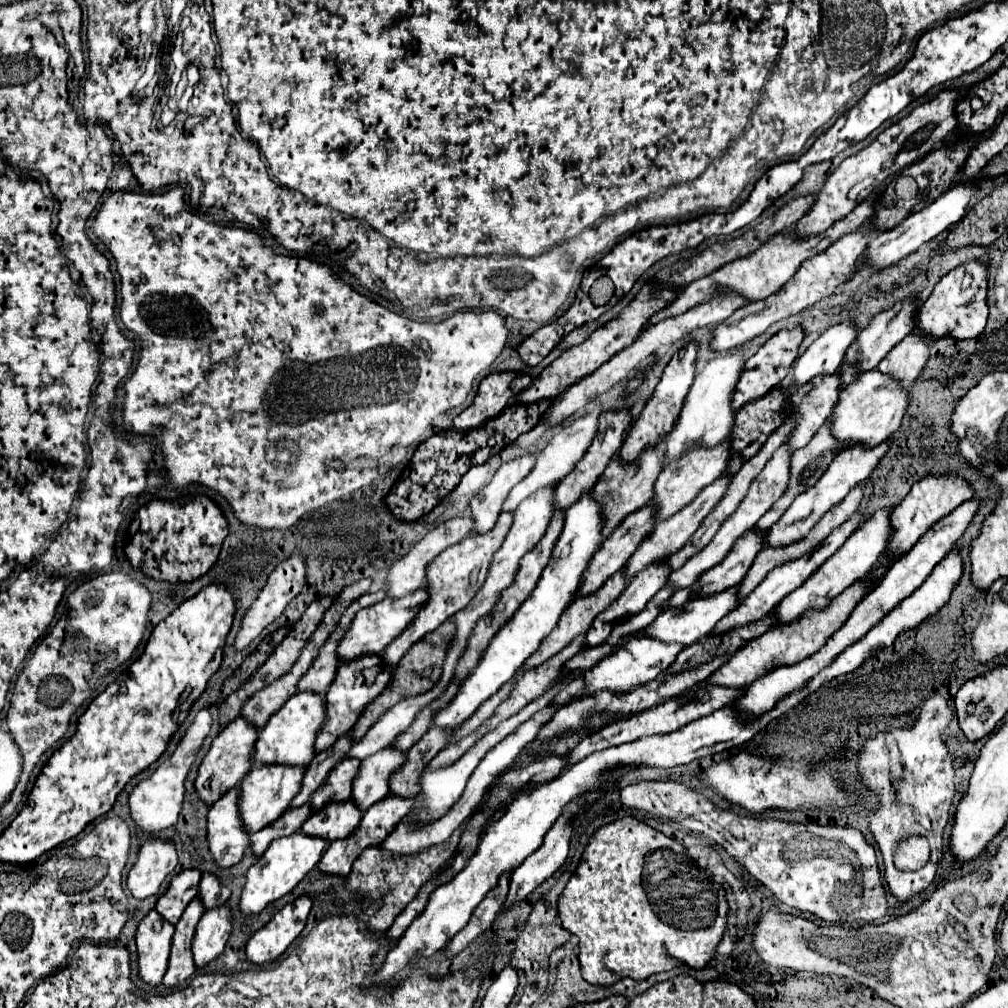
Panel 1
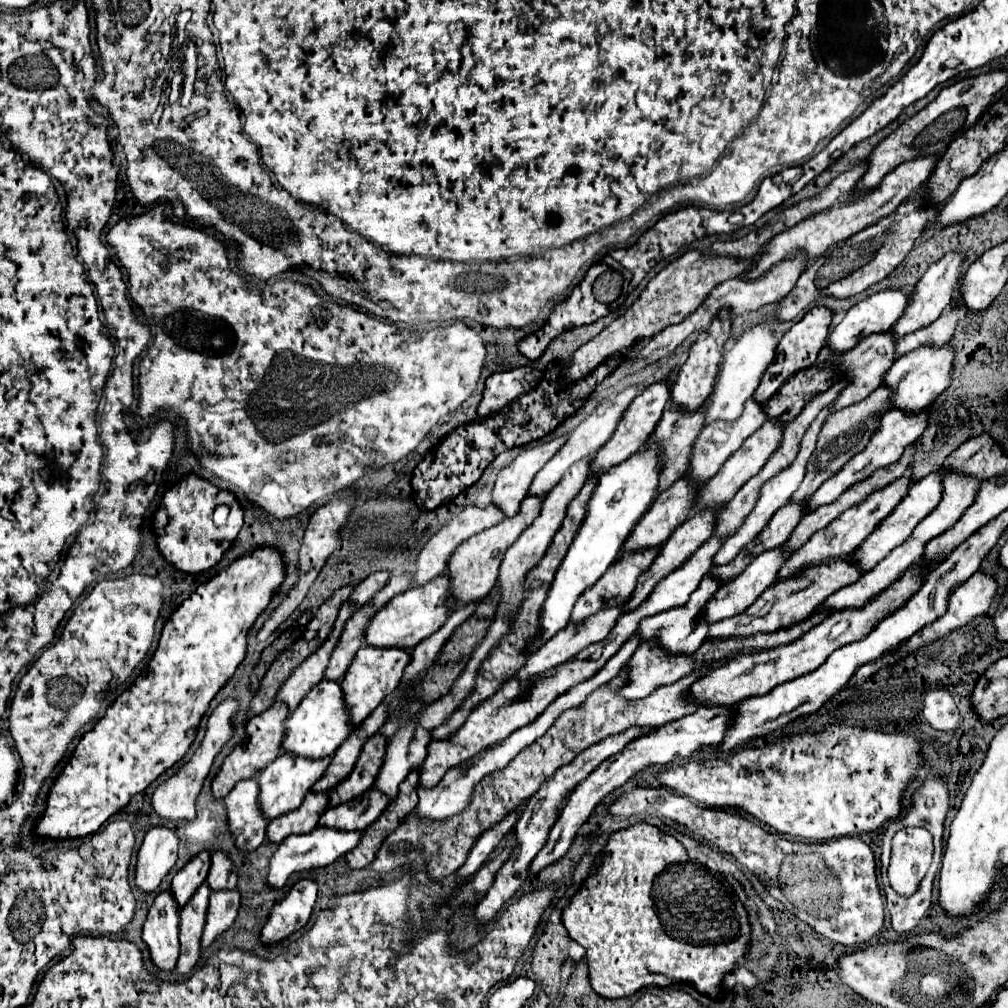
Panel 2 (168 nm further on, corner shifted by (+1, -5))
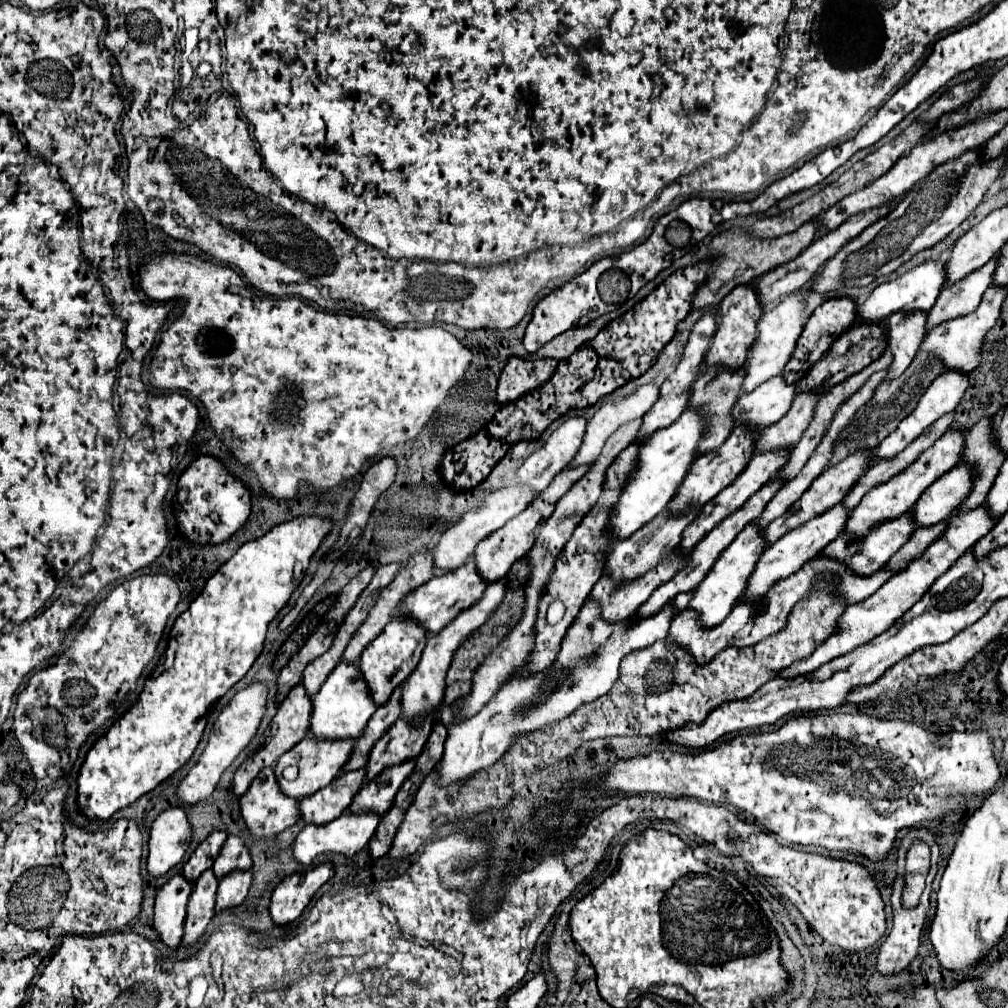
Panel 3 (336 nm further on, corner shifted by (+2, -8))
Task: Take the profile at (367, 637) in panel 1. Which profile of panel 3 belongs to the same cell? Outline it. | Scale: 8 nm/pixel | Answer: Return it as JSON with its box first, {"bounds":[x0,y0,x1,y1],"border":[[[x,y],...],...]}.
{"bounds":[398,563,488,633],"border":[[[466,563],[464,567],[458,567],[456,571],[448,571],[440,577],[432,577],[428,583],[416,587],[414,591],[410,591],[410,595],[404,597],[404,601],[398,607],[398,615],[400,617],[412,617],[418,625],[422,625],[428,633],[438,633],[442,631],[458,613],[462,613],[464,609],[468,609],[476,599],[480,599],[480,595],[484,593],[484,589],[488,587],[488,583],[484,583],[480,579],[480,575],[476,575],[474,563]]]}

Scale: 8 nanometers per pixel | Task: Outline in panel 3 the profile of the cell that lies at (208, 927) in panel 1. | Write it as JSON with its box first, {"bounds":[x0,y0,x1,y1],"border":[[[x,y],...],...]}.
{"bounds":[216,871,252,913],"border":[[[242,871],[242,873],[232,873],[226,875],[220,883],[218,883],[218,891],[216,891],[216,913],[236,907],[238,903],[244,901],[248,887],[252,881],[252,873],[250,871]]]}

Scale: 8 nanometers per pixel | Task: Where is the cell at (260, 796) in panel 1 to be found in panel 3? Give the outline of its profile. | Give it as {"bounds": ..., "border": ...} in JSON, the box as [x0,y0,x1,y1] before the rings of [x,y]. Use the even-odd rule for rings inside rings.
{"bounds":[274,739,354,801],"border":[[[302,739],[300,743],[296,743],[290,751],[286,751],[278,765],[274,767],[274,773],[276,773],[276,781],[280,785],[280,791],[284,791],[284,795],[300,801],[312,793],[316,793],[318,789],[326,787],[332,779],[336,779],[336,775],[340,773],[342,765],[348,761],[350,753],[352,753],[352,747],[354,747],[354,741],[344,741],[344,743],[312,743],[312,739]],[[286,767],[298,767],[298,777],[294,781],[286,781],[282,777],[282,769]]]}

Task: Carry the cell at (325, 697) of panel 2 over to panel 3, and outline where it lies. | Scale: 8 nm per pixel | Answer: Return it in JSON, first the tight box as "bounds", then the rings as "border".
{"bounds":[308,661,376,741],"border":[[[340,661],[336,669],[328,675],[322,689],[312,697],[312,717],[310,717],[308,733],[316,739],[328,739],[328,741],[352,739],[354,741],[360,737],[360,733],[364,731],[374,711],[376,711],[376,705],[368,695],[368,687],[358,671],[358,665]]]}

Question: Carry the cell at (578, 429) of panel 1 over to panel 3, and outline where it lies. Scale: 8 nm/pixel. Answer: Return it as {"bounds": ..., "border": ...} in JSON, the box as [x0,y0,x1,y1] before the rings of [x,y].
{"bounds":[568,383,658,467],"border":[[[648,383],[638,387],[632,395],[620,399],[620,401],[604,401],[594,417],[588,421],[586,425],[586,433],[584,433],[584,441],[576,453],[576,457],[568,463],[568,467],[580,467],[580,465],[590,465],[596,461],[596,457],[600,455],[602,445],[606,443],[606,439],[622,425],[640,419],[644,415],[644,411],[648,411],[652,407],[652,403],[656,403],[658,399],[658,385],[656,383]]]}

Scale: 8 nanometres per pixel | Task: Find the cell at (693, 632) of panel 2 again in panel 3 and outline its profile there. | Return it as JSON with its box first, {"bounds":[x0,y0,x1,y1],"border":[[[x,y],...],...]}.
{"bounds":[672,523,766,629],"border":[[[750,523],[744,527],[744,531],[726,547],[726,551],[718,557],[714,567],[708,571],[704,581],[688,593],[680,593],[672,599],[674,613],[682,613],[684,609],[692,609],[704,629],[712,629],[724,621],[724,617],[732,611],[732,605],[736,603],[736,595],[740,595],[740,587],[744,587],[744,581],[752,573],[752,567],[756,565],[756,559],[760,557],[760,551],[766,549],[764,537],[760,531],[756,531],[756,525]]]}

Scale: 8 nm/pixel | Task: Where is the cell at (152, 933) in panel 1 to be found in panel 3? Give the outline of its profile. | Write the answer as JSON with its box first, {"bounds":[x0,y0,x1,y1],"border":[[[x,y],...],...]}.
{"bounds":[154,875,192,949],"border":[[[174,875],[156,893],[154,931],[158,933],[160,941],[170,949],[180,947],[180,939],[184,933],[186,903],[190,893],[192,893],[192,885],[182,875]]]}

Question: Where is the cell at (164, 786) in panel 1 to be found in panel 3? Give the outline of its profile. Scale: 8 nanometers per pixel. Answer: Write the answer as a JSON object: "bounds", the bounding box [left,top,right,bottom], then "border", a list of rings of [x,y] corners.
{"bounds":[176,683,268,805],"border":[[[252,683],[244,691],[238,691],[230,699],[230,703],[222,709],[220,717],[216,719],[216,723],[210,731],[210,739],[208,739],[208,745],[206,745],[204,753],[200,755],[198,763],[188,771],[188,775],[180,781],[180,785],[176,789],[176,797],[182,803],[194,805],[194,803],[206,799],[214,791],[214,787],[216,787],[220,775],[224,773],[224,769],[238,757],[238,753],[256,735],[256,729],[260,725],[260,719],[264,715],[264,707],[266,707],[266,695],[268,695],[268,691],[262,683]]]}

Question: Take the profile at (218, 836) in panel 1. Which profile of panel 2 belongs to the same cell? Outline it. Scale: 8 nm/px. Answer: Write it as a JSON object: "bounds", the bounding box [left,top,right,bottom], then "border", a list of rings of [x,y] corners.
{"bounds":[227,780,269,852],"border":[[[241,780],[227,796],[227,816],[229,816],[229,830],[241,850],[253,852],[265,840],[265,828],[269,820],[261,816],[259,808],[259,788],[257,780]]]}

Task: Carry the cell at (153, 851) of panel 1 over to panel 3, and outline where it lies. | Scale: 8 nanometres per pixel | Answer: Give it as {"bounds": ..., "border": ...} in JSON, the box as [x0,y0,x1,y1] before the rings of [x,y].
{"bounds":[146,807,192,879],"border":[[[182,807],[162,811],[150,829],[146,859],[148,875],[156,879],[166,875],[174,865],[178,865],[188,849],[190,837],[192,829]]]}

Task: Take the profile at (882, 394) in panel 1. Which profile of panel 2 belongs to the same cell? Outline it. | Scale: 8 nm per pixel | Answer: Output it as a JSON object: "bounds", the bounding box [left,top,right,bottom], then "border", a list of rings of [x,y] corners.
{"bounds":[883,342,953,412],"border":[[[947,342],[943,346],[921,346],[905,356],[901,356],[891,370],[885,374],[883,386],[893,390],[893,404],[905,412],[921,412],[927,408],[945,388],[949,386],[953,372],[953,344]]]}

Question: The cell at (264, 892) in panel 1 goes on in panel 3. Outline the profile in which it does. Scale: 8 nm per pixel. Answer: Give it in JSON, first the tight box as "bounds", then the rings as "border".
{"bounds":[292,813,380,865],"border":[[[342,813],[338,819],[320,825],[320,827],[304,827],[294,845],[292,845],[292,857],[300,865],[310,865],[318,855],[322,853],[340,853],[340,855],[354,855],[360,849],[366,847],[366,843],[372,839],[376,827],[380,823],[380,817],[374,813],[362,813],[362,815],[352,815],[352,813]]]}

